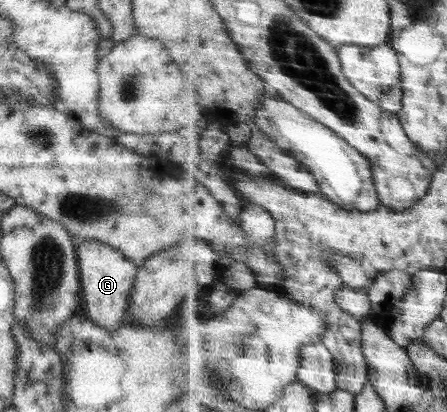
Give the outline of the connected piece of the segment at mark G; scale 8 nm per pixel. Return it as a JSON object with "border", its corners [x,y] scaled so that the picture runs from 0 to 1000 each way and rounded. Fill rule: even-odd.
{"border":[[[192,583],[172,597],[170,609],[177,684],[190,723],[195,772],[215,791],[255,806],[271,794],[275,765],[286,748],[291,709],[298,699],[309,646],[275,612],[217,583]]]}

